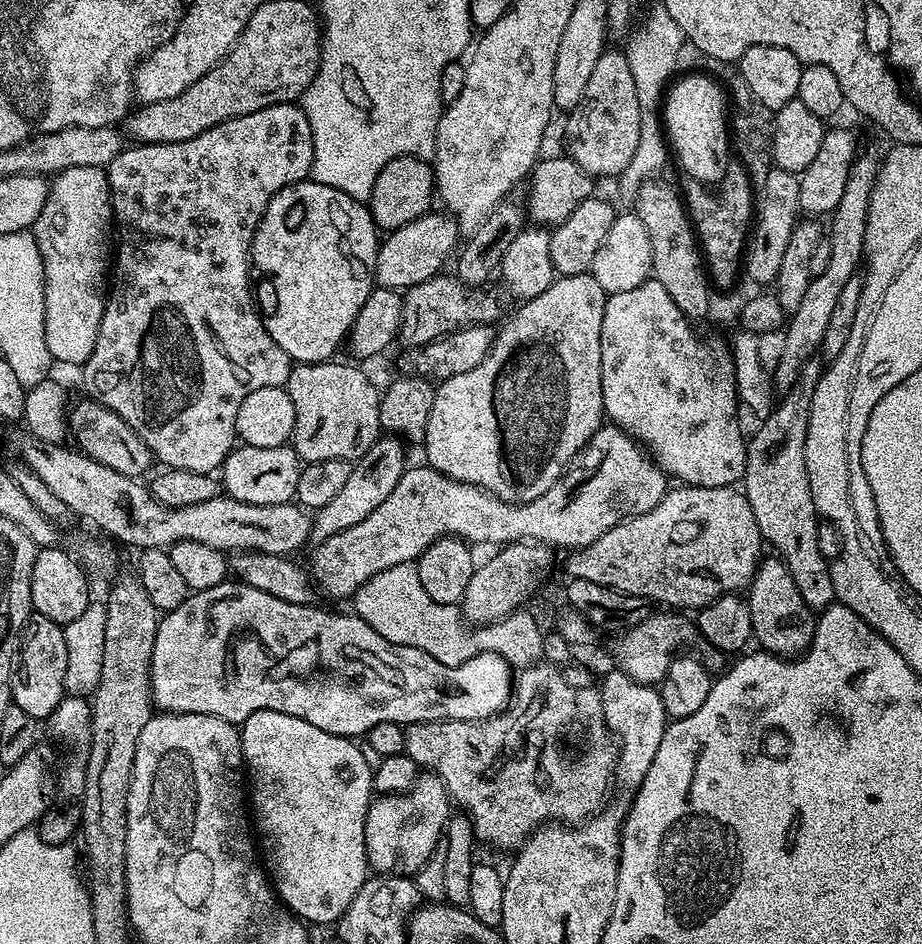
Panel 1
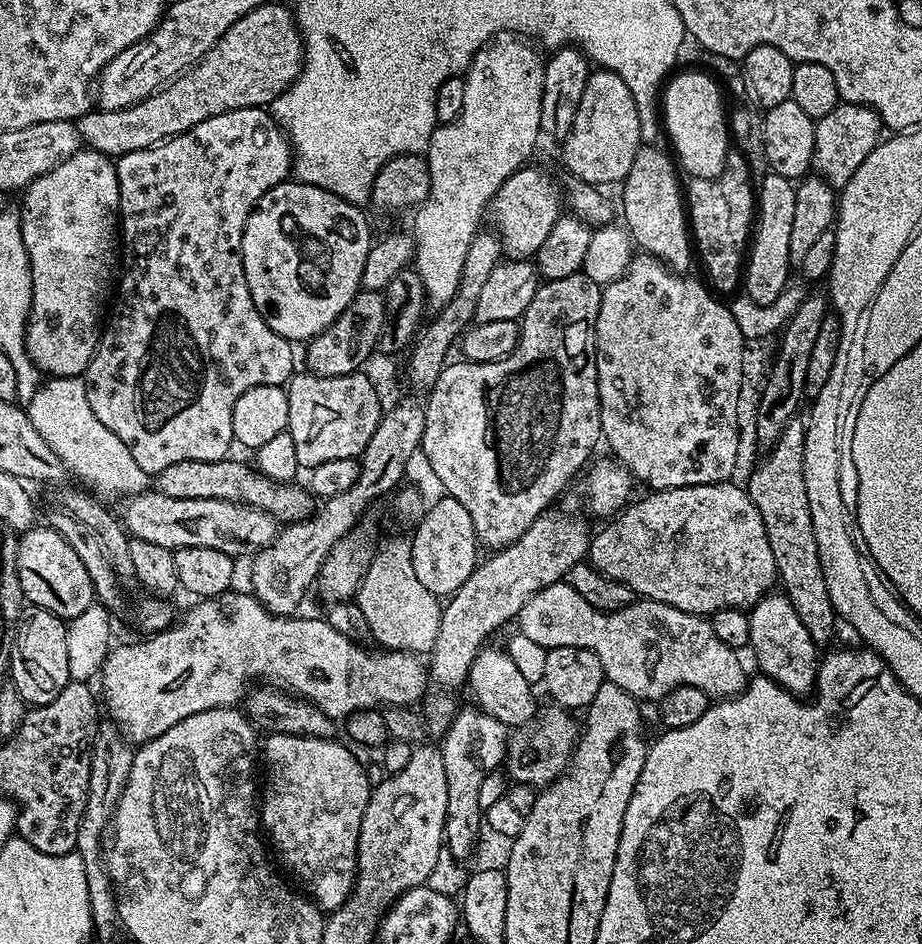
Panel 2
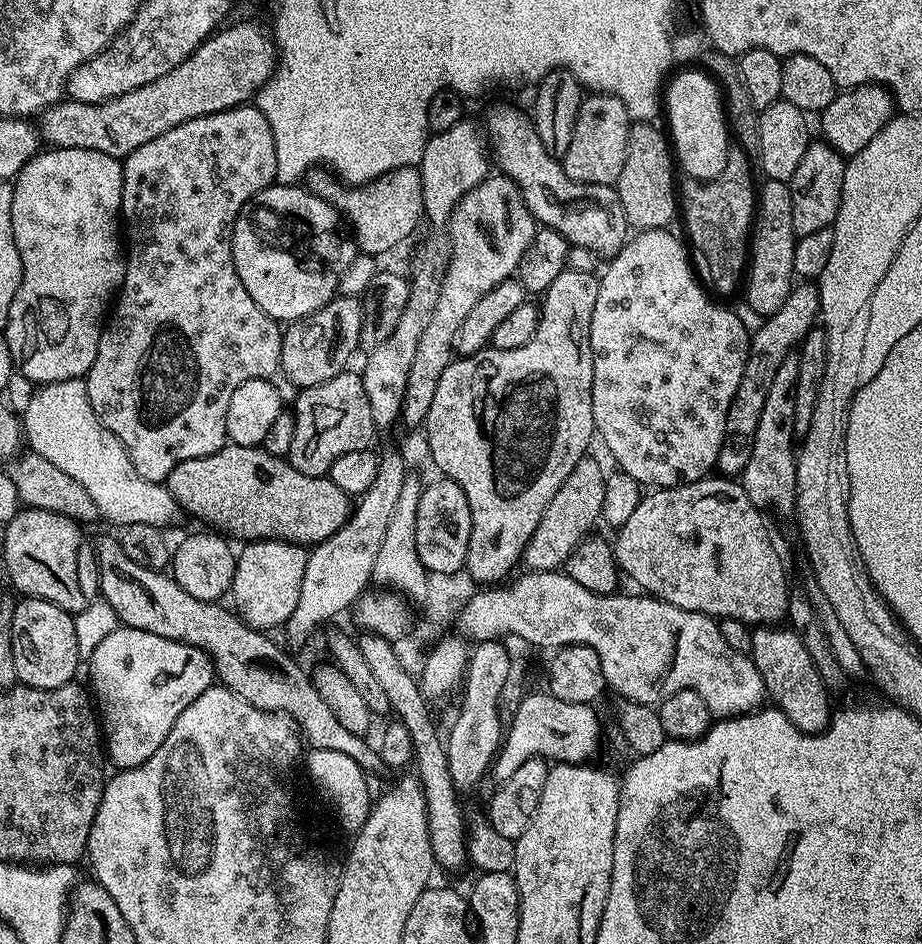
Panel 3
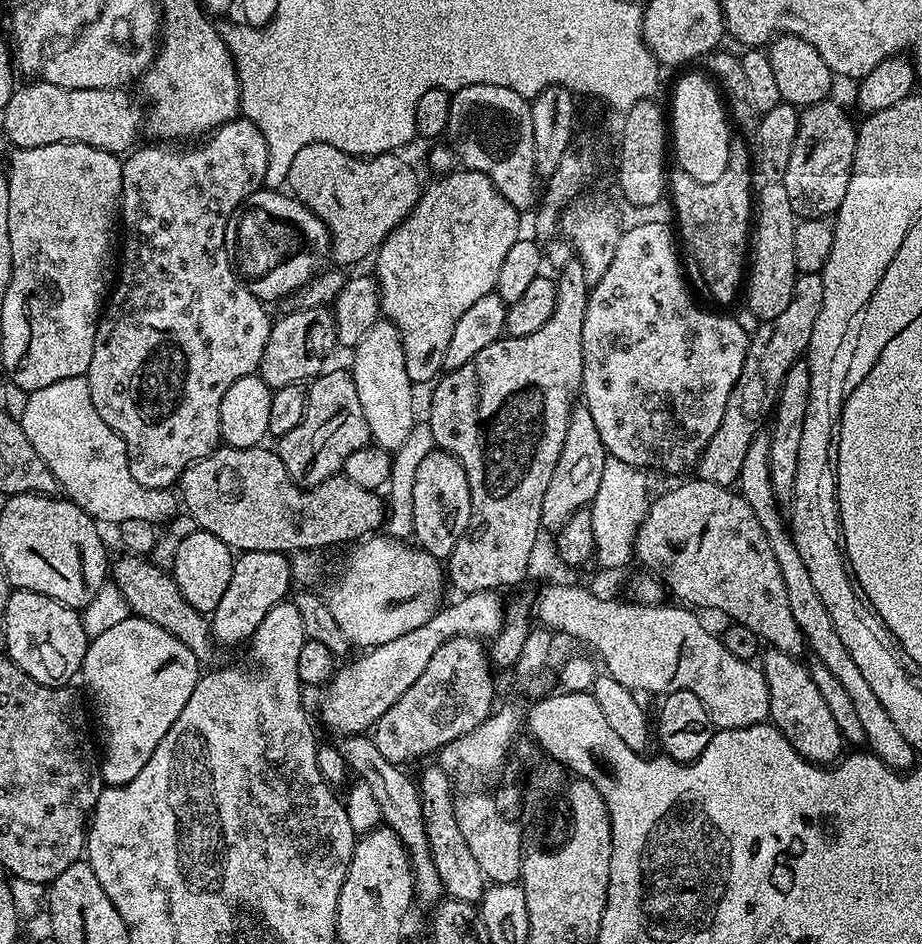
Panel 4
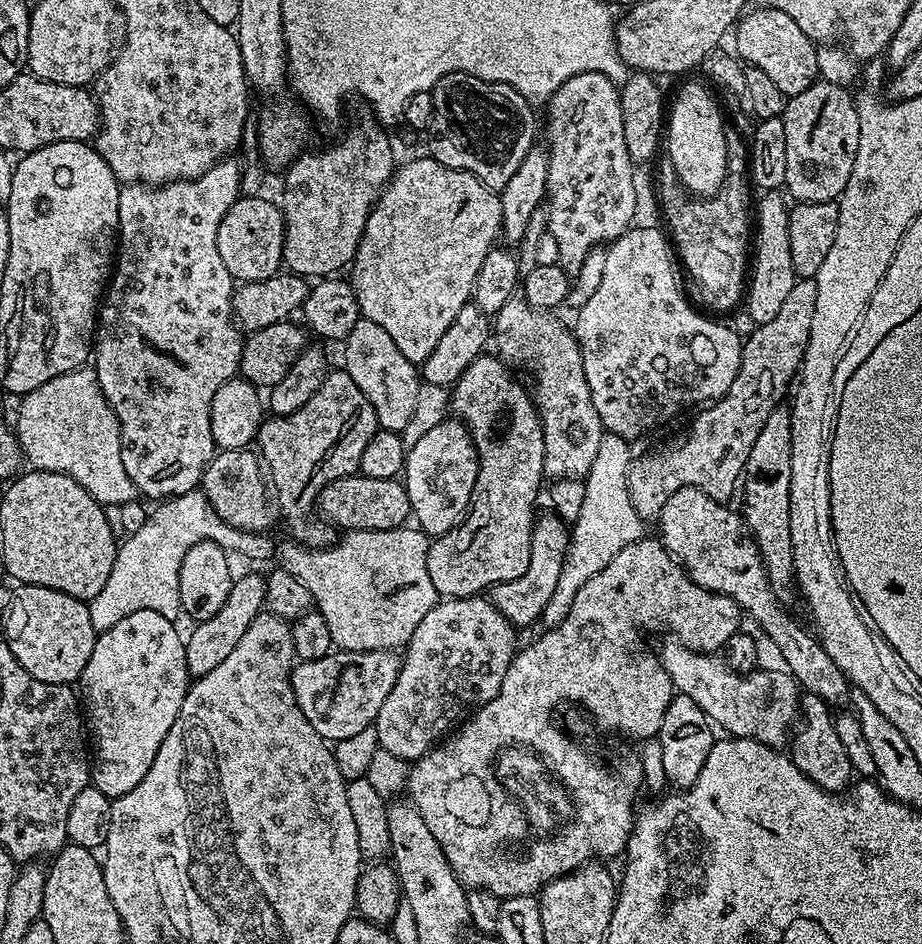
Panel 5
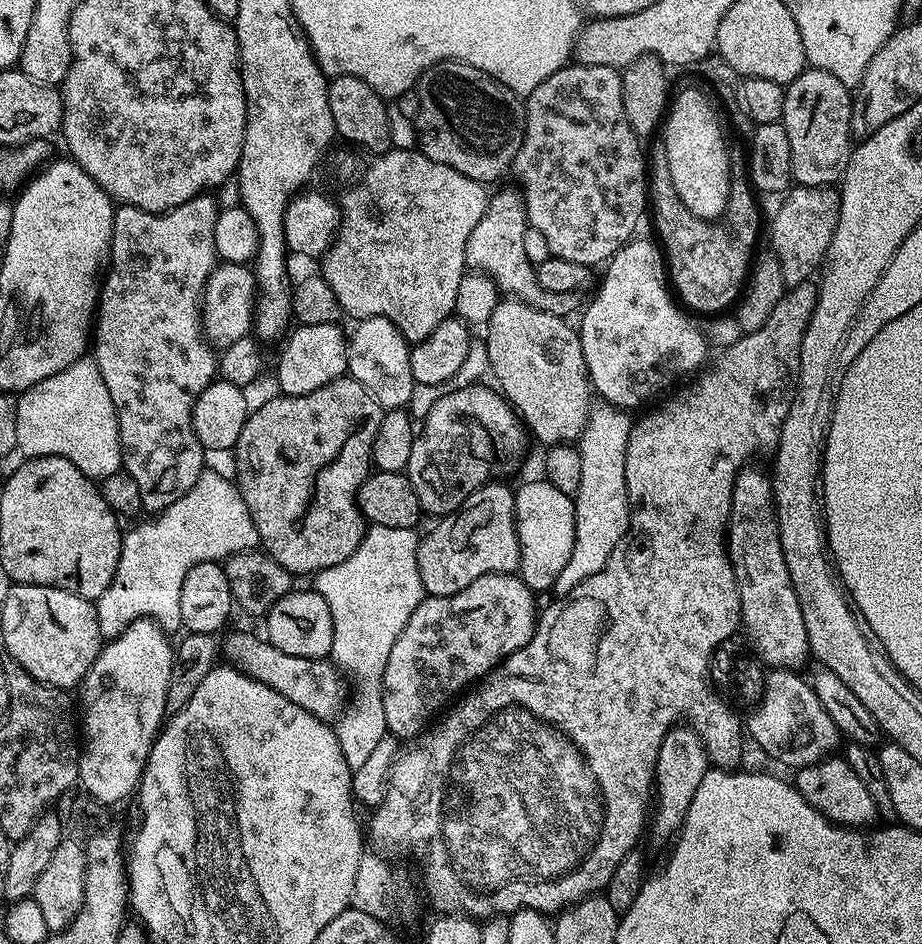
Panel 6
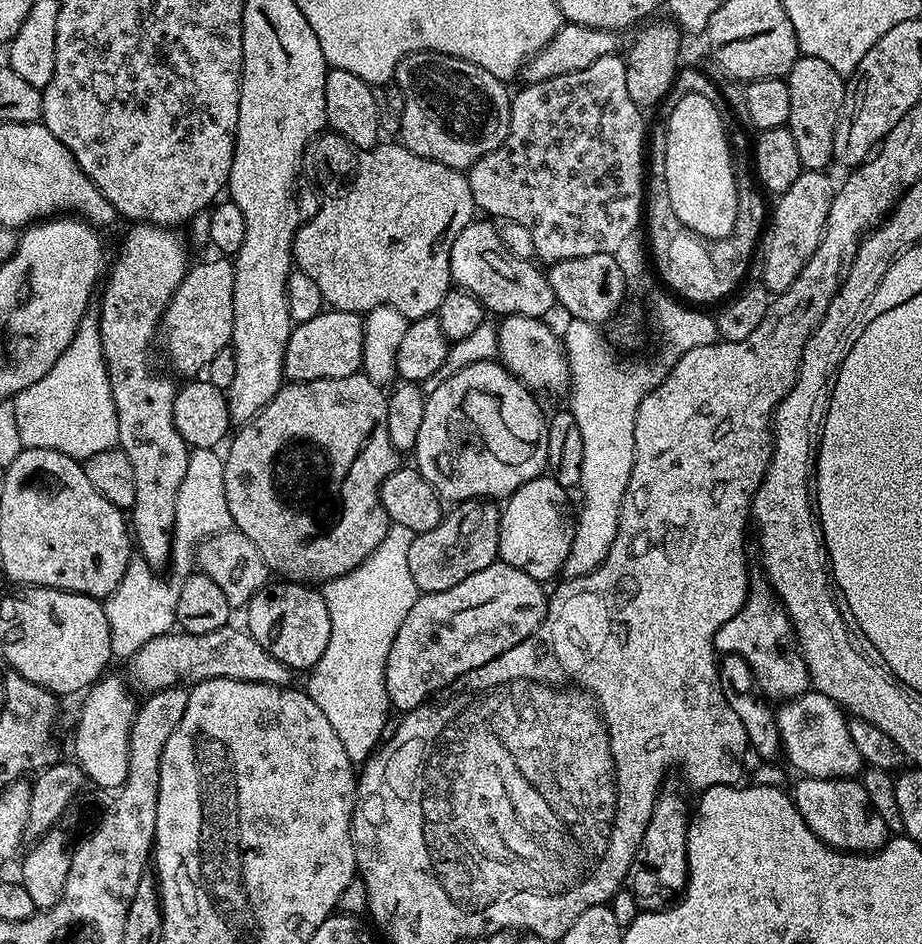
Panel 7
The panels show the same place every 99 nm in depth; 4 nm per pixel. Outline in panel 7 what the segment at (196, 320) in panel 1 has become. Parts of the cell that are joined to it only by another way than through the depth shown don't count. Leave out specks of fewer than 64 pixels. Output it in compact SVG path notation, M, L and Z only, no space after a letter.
M133 223L132 228L124 236L124 241L120 244L120 257L112 264L112 273L108 276L108 282L104 286L104 297L100 300L100 312L98 319L100 322L100 337L102 338L102 354L106 362L106 370L110 378L110 390L114 394L114 410L118 414L118 438L119 448L124 451L126 458L130 458L130 466L134 466L134 506L130 509L130 532L134 537L135 547L138 549L139 559L145 560L150 567L157 570L164 570L169 567L172 558L172 536L174 535L174 522L176 521L176 507L178 506L178 489L182 487L182 478L186 478L186 466L188 465L188 453L190 445L178 434L178 426L174 426L174 400L178 391L177 381L172 381L171 375L163 376L156 369L156 364L152 361L152 339L157 339L158 329L162 324L162 317L168 308L168 303L172 300L176 288L182 282L184 275L188 273L190 259L188 260L188 248L190 244L187 239L179 236L177 229L172 226L161 226L158 224L138 224Z

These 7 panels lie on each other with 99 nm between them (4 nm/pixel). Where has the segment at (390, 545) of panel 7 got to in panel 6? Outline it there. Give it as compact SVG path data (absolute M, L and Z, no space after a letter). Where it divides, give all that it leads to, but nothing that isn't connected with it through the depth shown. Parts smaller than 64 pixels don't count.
M371 525L366 531L363 536L362 542L358 546L358 550L354 550L353 554L350 554L350 557L346 558L346 562L338 562L338 566L330 566L326 570L322 570L321 572L315 573L314 581L316 580L316 584L314 584L314 591L318 594L322 594L322 598L326 598L326 606L330 606L330 618L332 619L332 650L330 653L330 659L333 664L336 665L337 668L340 669L341 673L346 674L347 679L350 681L352 679L352 684L356 689L351 689L350 692L350 699L347 701L346 707L339 713L338 719L335 721L334 724L334 731L336 733L336 737L338 738L338 746L342 746L342 758L346 758L346 766L355 770L356 768L363 766L365 761L368 761L369 755L373 753L373 749L379 741L381 741L382 736L389 733L388 727L386 726L386 710L382 710L382 698L384 697L384 671L386 670L386 662L390 658L390 649L394 647L394 642L398 642L398 634L402 634L402 626L406 626L406 622L410 622L410 614L414 614L414 610L423 602L425 598L425 591L424 587L422 586L422 578L418 574L418 562L417 562L417 546L419 544L419 533L413 528L404 528L404 527L392 527L392 526L378 526L378 525Z

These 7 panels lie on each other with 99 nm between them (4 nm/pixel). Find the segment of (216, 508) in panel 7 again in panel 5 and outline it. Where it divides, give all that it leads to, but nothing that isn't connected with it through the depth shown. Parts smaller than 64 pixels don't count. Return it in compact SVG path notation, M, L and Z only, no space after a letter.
M197 490L187 492L181 496L170 496L167 500L157 503L148 513L146 526L142 530L134 530L127 533L119 541L114 558L114 566L110 570L110 578L106 578L106 586L94 594L92 600L87 601L90 610L90 622L94 622L94 630L99 634L110 630L110 626L115 626L117 622L122 622L122 618L130 618L130 614L138 614L138 610L154 610L162 614L168 620L175 621L176 615L181 615L180 591L178 590L178 574L182 570L182 558L186 558L186 553L190 551L190 546L198 542L214 542L222 546L229 554L241 552L248 560L269 560L274 556L274 540L264 532L243 532L218 518L214 506L205 498L203 491Z

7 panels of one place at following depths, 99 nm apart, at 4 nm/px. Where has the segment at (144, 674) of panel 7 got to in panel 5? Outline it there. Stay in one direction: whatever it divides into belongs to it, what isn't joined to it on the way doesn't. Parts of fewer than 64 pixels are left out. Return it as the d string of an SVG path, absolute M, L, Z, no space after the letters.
M333 650L327 656L313 660L301 660L292 670L292 689L296 704L306 714L306 722L318 730L323 740L335 742L354 738L354 734L362 734L362 730L373 727L378 710L382 710L382 702L390 690L394 690L394 682L400 673L401 657L395 651L387 652L345 652Z

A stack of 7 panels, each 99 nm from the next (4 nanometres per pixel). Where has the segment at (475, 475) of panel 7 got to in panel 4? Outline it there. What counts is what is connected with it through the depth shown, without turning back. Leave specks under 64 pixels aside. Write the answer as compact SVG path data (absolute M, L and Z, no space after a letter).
M433 450L422 458L414 478L414 530L415 543L430 555L447 558L454 550L458 538L468 529L472 517L472 495L466 470L456 456L443 450Z

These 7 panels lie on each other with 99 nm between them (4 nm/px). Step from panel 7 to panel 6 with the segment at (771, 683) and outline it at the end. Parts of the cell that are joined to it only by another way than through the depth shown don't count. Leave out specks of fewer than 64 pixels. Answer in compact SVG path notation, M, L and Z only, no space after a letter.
M752 467L741 468L736 476L726 529L728 560L736 575L740 595L740 623L743 631L752 632L751 647L769 669L800 670L800 667L810 660L806 618L802 618L802 606L798 603L798 594L794 594L794 582L790 582L790 570L786 570L786 554L782 554L776 503L772 497L772 477L767 471Z

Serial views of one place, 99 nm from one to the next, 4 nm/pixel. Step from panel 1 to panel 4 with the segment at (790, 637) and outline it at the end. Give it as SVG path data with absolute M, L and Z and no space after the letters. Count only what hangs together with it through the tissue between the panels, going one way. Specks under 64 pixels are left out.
M769 647L763 653L762 671L766 678L766 686L770 694L771 723L790 742L790 746L803 760L821 766L831 766L841 759L846 745L844 736L838 730L830 706L826 706L826 698L822 698L818 686L814 686L814 678L807 663L803 659L786 654L782 650Z

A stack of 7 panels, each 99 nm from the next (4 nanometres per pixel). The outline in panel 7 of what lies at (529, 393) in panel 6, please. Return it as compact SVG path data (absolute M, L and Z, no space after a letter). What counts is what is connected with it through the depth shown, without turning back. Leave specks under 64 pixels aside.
M524 315L503 317L497 325L499 346L497 355L504 367L510 369L533 391L565 393L569 387L569 364L563 341L543 319L526 318Z

